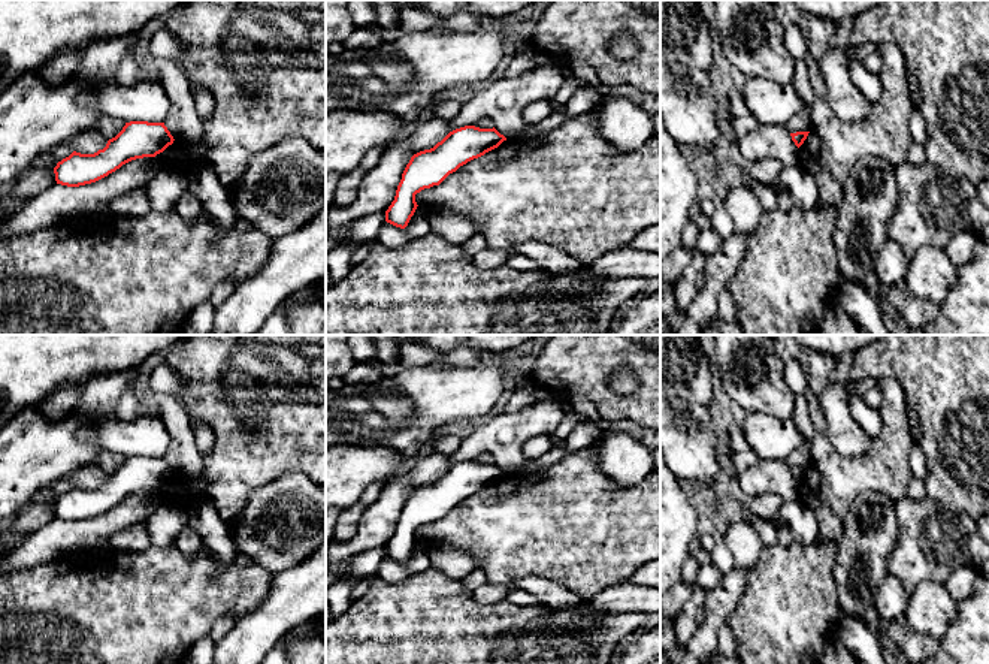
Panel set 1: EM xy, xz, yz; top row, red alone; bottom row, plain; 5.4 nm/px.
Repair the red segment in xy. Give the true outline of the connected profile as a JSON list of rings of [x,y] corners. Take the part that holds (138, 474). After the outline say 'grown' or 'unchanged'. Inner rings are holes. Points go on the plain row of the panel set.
[[[130,456],[94,489],[73,486],[54,502],[57,519],[79,522],[96,517],[123,499],[143,492],[155,492],[173,479],[164,458]]]; unchanged

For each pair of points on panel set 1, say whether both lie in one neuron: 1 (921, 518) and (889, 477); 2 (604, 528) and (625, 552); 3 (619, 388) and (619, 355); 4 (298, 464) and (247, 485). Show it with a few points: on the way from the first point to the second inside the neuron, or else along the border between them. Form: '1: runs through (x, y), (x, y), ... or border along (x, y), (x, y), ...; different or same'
1: border along (906, 494), (897, 501); different
2: runs through (607, 534), (619, 546); same
3: border along (628, 367), (622, 367), (611, 377), (613, 395); different
4: runs through (286, 464), (268, 464), (259, 473); same

